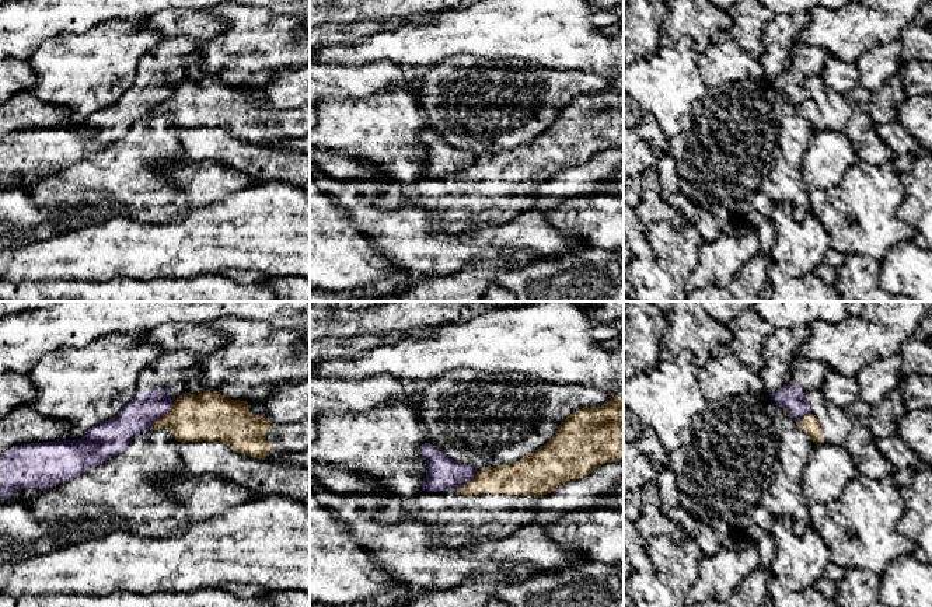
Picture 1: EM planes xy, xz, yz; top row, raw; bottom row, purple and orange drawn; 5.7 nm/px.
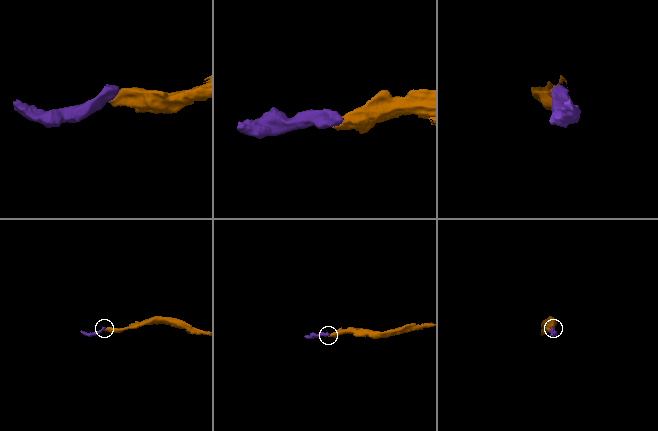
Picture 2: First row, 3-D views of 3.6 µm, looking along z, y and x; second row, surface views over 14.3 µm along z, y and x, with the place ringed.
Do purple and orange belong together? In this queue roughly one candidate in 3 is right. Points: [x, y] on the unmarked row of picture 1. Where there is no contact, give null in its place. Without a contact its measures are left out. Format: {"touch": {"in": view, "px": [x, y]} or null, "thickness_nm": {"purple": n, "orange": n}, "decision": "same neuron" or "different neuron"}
{"touch": {"in": "xy", "px": [163, 100]}, "thickness_nm": {"purple": 180, "orange": 280}, "decision": "different neuron"}

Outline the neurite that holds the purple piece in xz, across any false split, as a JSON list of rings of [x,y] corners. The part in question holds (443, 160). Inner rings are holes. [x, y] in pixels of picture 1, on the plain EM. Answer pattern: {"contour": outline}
{"contour": [[[425,129],[419,133],[426,147],[426,164],[422,175],[427,178],[454,177],[468,170],[477,160],[471,153],[446,143],[437,132]]]}

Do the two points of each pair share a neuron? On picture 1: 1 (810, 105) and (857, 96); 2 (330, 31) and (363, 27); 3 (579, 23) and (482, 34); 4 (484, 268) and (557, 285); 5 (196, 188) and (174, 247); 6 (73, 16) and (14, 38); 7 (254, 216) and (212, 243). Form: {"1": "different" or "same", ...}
{"1": "different", "2": "same", "3": "same", "4": "same", "5": "different", "6": "same", "7": "same"}

